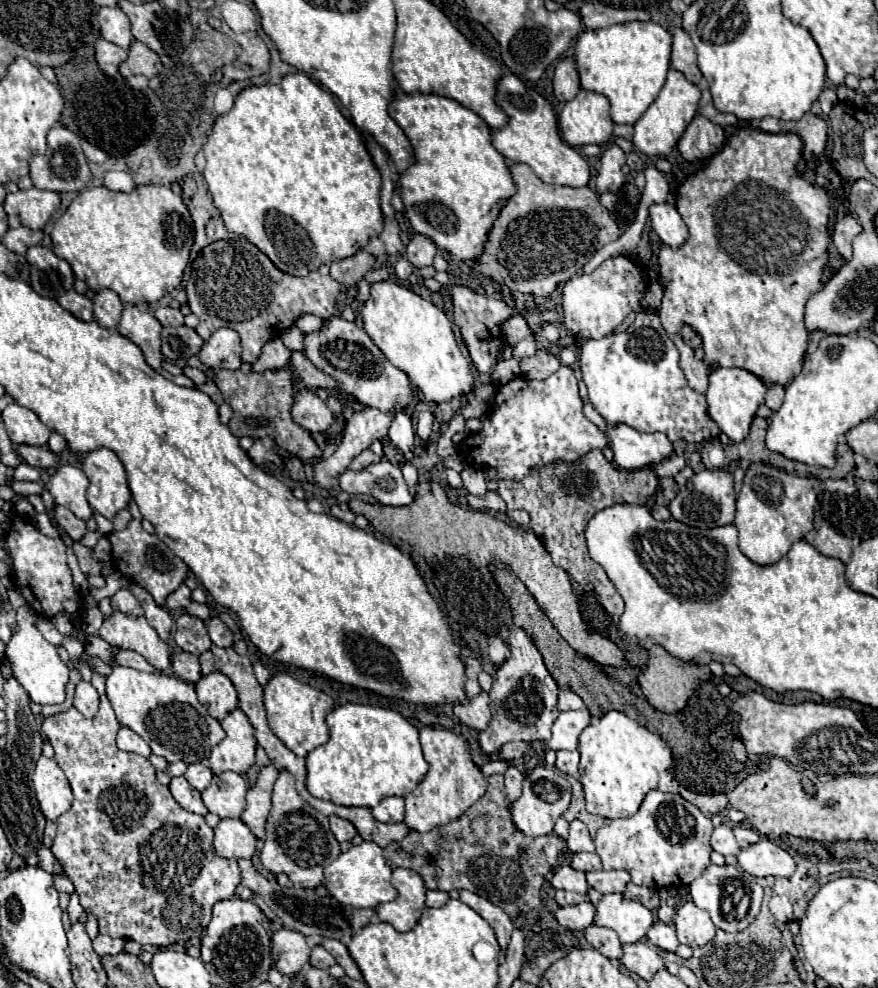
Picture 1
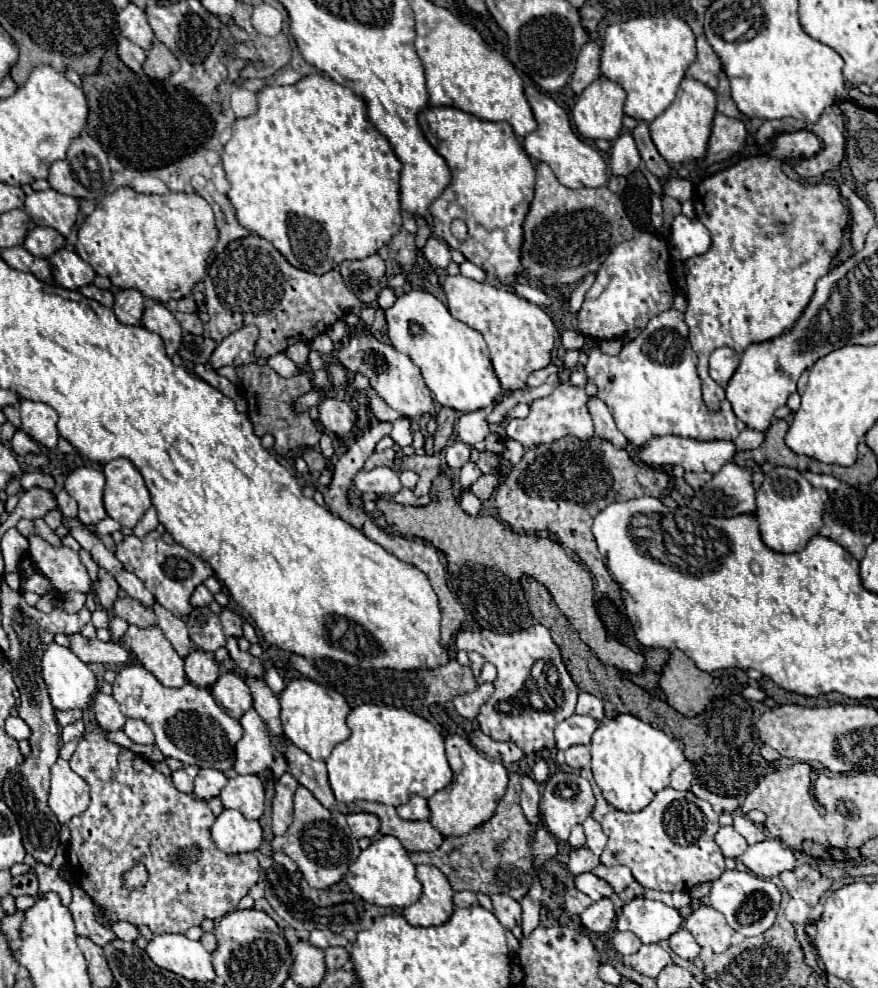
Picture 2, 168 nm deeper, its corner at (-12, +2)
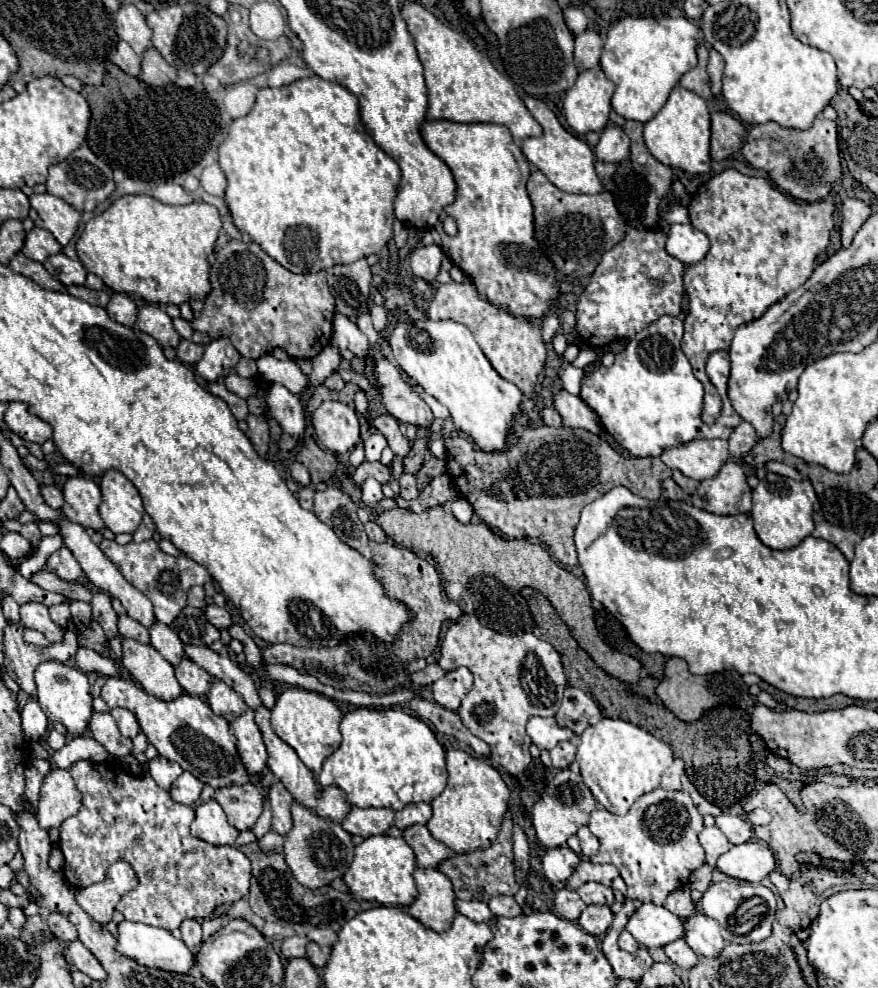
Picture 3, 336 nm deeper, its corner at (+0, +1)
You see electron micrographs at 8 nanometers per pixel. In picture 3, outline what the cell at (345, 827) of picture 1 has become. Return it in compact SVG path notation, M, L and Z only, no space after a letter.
M352 808L342 828L350 834L358 834L362 838L374 834L386 834L388 828L394 826L394 812L390 808Z

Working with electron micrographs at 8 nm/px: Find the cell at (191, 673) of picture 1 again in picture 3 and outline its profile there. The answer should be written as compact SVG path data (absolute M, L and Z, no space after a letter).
M184 658L180 662L180 666L176 668L176 678L184 688L184 692L192 696L204 696L212 684L212 676L198 664L194 664L190 658Z

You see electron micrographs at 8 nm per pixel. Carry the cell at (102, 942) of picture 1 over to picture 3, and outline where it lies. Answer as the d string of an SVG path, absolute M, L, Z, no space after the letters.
M50 914L50 918L48 918L48 926L50 926L50 932L52 932L58 940L72 942L72 940L76 940L76 938L78 938L76 928L70 924L70 920L68 920L66 916Z

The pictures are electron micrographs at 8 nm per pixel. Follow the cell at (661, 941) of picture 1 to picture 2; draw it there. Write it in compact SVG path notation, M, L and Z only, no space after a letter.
M680 929L672 937L668 937L668 945L676 955L680 955L682 959L688 959L688 961L692 961L700 953L700 945L686 929Z

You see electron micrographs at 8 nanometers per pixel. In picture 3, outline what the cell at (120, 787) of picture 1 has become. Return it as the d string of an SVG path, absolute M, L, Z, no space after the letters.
M84 760L76 762L70 768L70 774L82 794L82 810L60 826L60 850L66 858L66 866L62 872L74 888L104 882L108 866L118 860L124 860L132 866L138 884L134 890L128 890L120 898L116 910L124 914L126 920L144 922L164 930L176 930L186 918L210 918L216 908L228 906L248 896L248 858L234 846L212 846L200 838L194 838L190 834L194 810L190 806L172 802L170 794L160 788L150 774L136 778L124 772L124 768L116 762L96 764Z

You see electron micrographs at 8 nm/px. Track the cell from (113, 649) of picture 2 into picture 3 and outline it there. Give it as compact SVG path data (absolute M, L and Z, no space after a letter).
M26 602L20 606L20 622L26 628L34 628L38 632L42 632L50 642L60 642L62 640L62 628L56 626L50 620L48 608L40 602Z

